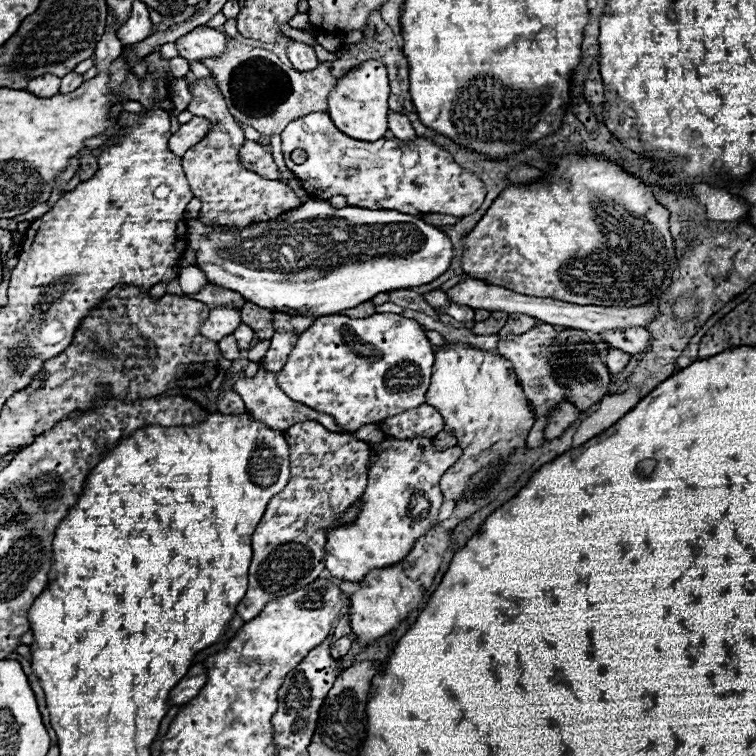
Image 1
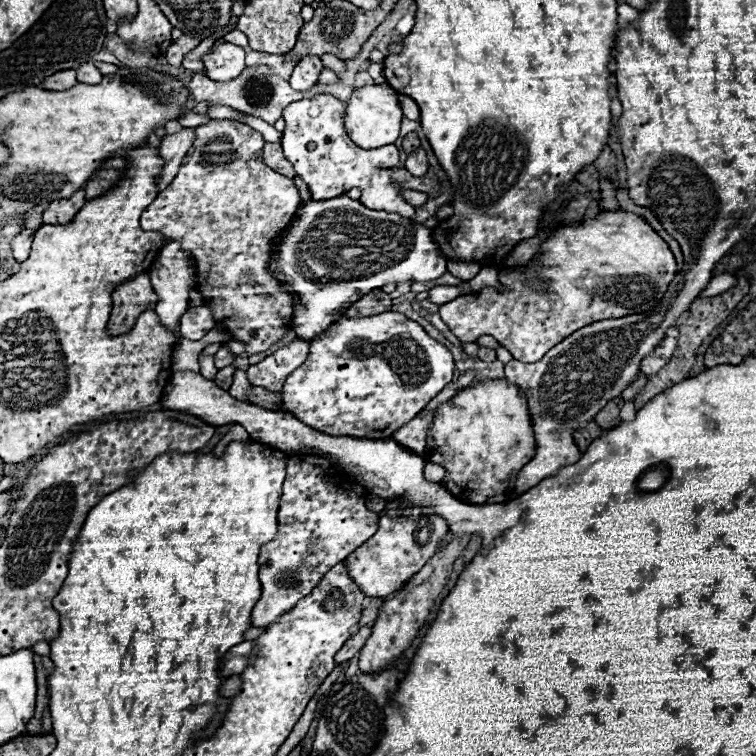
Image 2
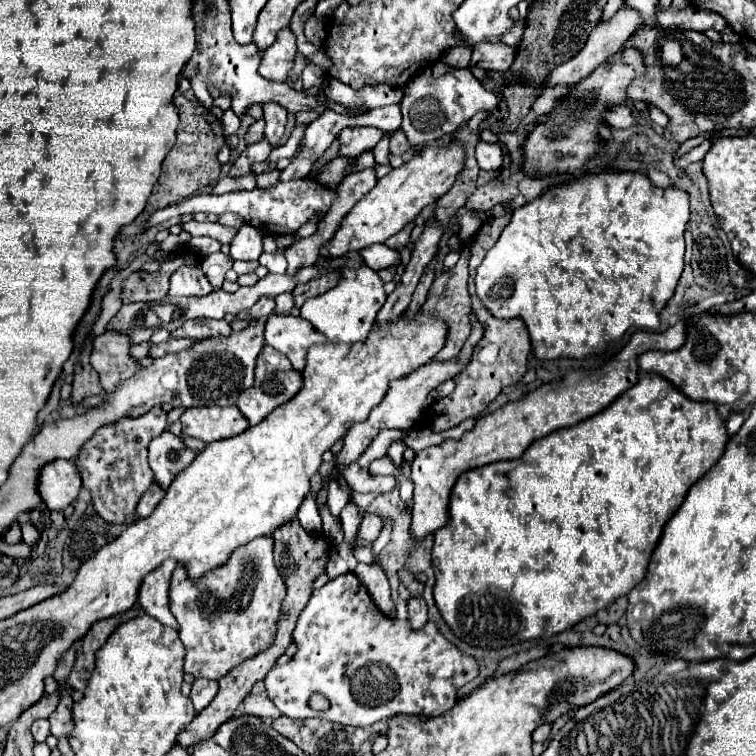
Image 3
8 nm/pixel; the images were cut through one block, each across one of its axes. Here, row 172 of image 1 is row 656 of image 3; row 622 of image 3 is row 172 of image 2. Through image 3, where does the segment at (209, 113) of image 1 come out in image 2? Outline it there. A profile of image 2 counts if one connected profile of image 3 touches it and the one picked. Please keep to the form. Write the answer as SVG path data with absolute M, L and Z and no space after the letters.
M210 120L208 124L202 124L196 128L196 140L188 152L188 156L184 158L184 164L180 166L180 172L176 174L176 178L168 184L168 188L164 188L156 200L144 210L142 218L140 218L140 224L144 230L158 230L162 232L168 240L178 240L182 244L182 250L190 252L192 258L196 260L196 268L198 268L198 292L208 300L208 306L212 308L214 312L214 318L218 322L222 322L224 326L228 326L230 334L244 342L246 344L246 352L248 354L256 354L256 352L264 352L268 350L274 342L278 342L284 334L286 334L286 328L292 320L292 312L294 312L294 306L292 306L292 296L284 290L284 286L272 278L270 270L268 270L268 262L270 262L270 250L272 250L272 240L276 236L280 236L280 232L290 224L292 216L296 214L296 210L300 208L302 200L300 200L300 194L294 186L294 182L278 172L274 172L272 168L268 168L262 160L262 146L264 146L264 138L260 132L252 130L250 126L242 124L242 122L234 122L234 120Z

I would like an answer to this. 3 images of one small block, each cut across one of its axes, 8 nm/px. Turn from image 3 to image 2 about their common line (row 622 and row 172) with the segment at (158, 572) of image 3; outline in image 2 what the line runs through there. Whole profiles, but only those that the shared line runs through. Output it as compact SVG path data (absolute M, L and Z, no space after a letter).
M182 128L180 132L168 134L162 138L160 156L164 158L166 164L164 164L164 170L158 180L160 190L164 190L172 182L172 176L176 176L176 172L180 170L180 164L182 164L184 156L188 154L188 148L192 148L192 140L194 140L192 128Z

